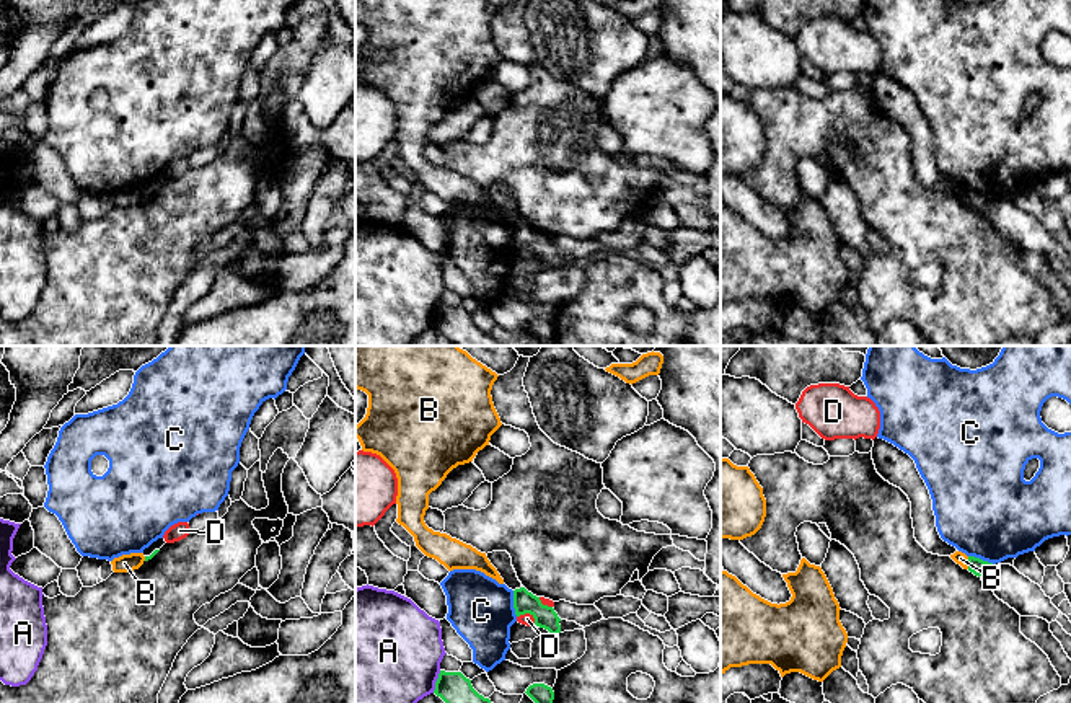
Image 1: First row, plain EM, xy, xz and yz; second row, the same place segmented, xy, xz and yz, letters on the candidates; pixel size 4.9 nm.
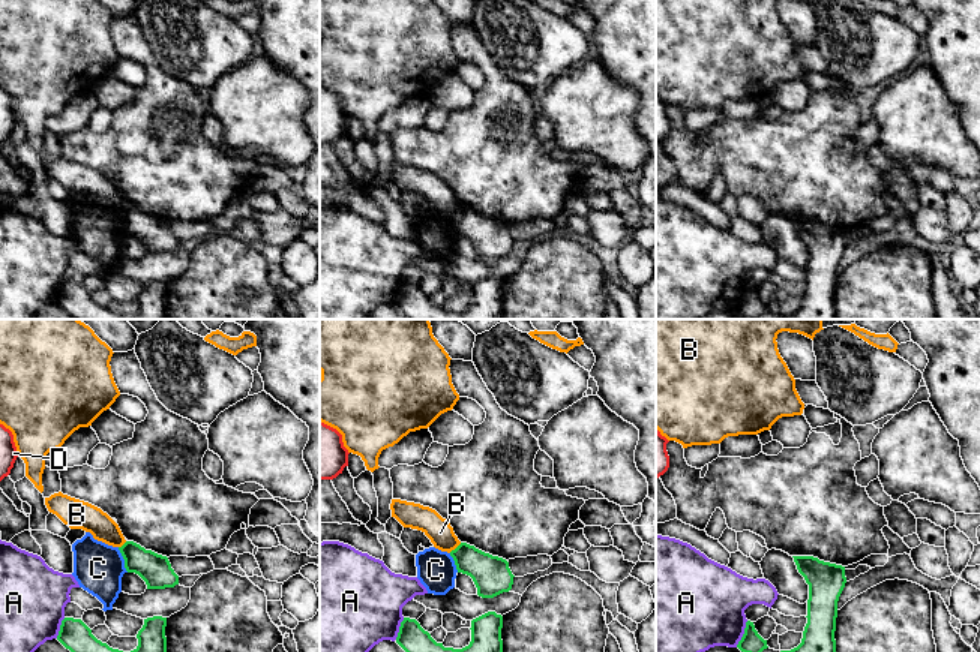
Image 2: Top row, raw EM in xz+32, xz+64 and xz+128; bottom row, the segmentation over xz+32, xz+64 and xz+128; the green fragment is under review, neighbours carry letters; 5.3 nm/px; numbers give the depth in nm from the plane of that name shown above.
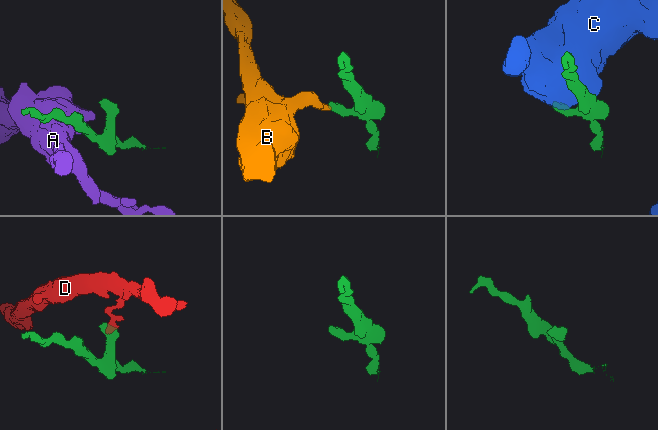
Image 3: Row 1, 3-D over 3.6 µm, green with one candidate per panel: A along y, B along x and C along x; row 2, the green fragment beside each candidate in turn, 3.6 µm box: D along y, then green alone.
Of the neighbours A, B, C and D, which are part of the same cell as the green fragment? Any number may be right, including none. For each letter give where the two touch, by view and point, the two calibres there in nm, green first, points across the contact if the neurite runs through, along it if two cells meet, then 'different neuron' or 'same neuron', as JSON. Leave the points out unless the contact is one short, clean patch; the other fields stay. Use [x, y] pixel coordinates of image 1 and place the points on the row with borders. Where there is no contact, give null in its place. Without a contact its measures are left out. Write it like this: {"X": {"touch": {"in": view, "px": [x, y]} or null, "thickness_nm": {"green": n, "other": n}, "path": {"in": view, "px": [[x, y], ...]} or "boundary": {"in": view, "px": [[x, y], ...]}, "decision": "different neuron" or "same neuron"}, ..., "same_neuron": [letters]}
{"A": {"touch": {"in": "xz", "px": [436, 682]}, "thickness_nm": {"green": 160, "other": 480}, "decision": "different neuron"}, "B": {"touch": {"in": "yz", "px": [969, 563]}, "thickness_nm": {"green": 80, "other": 70}, "boundary": {"in": "yz", "px": [[967, 557], [969, 568]]}, "decision": "different neuron"}, "C": {"touch": {"in": "xz", "px": [514, 604]}, "thickness_nm": {"green": 110, "other": 320}, "decision": "different neuron"}, "D": {"touch": {"in": "xz", "px": [528, 612]}, "thickness_nm": {"green": 110, "other": 60}, "boundary": {"in": "xz", "px": [[517, 615], [528, 614], [535, 623]]}, "decision": "different neuron"}, "same_neuron": []}

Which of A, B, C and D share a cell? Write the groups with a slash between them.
A / B / C / D

